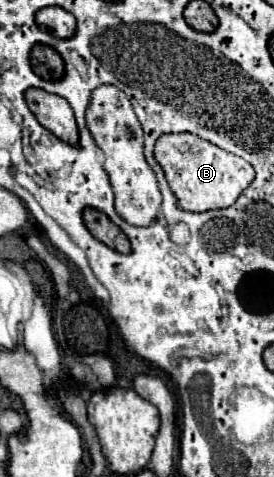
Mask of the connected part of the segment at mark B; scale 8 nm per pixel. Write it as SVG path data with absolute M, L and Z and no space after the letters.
M187 132L163 134L155 144L155 158L165 170L167 182L177 196L179 206L189 212L207 212L231 206L241 190L245 190L255 178L251 164L247 164L243 158Z

